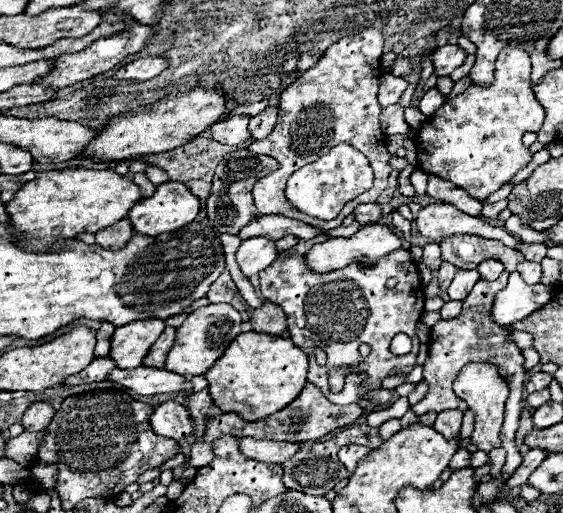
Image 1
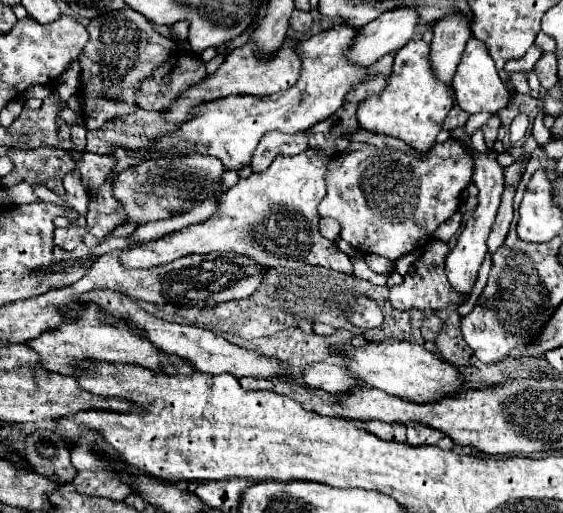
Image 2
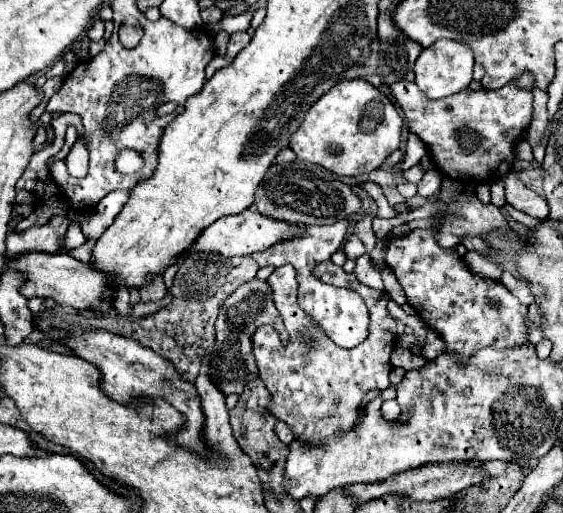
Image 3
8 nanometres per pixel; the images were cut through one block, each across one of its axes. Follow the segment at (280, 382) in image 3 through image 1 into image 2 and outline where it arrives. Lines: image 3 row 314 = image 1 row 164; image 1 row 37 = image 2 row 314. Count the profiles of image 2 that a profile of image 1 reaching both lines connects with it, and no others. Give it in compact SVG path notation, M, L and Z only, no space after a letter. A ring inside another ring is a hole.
M358 296L354 302L354 310L352 314L348 314L348 318L352 320L354 326L366 330L366 328L378 328L384 320L382 310L378 308L378 304L366 296Z

